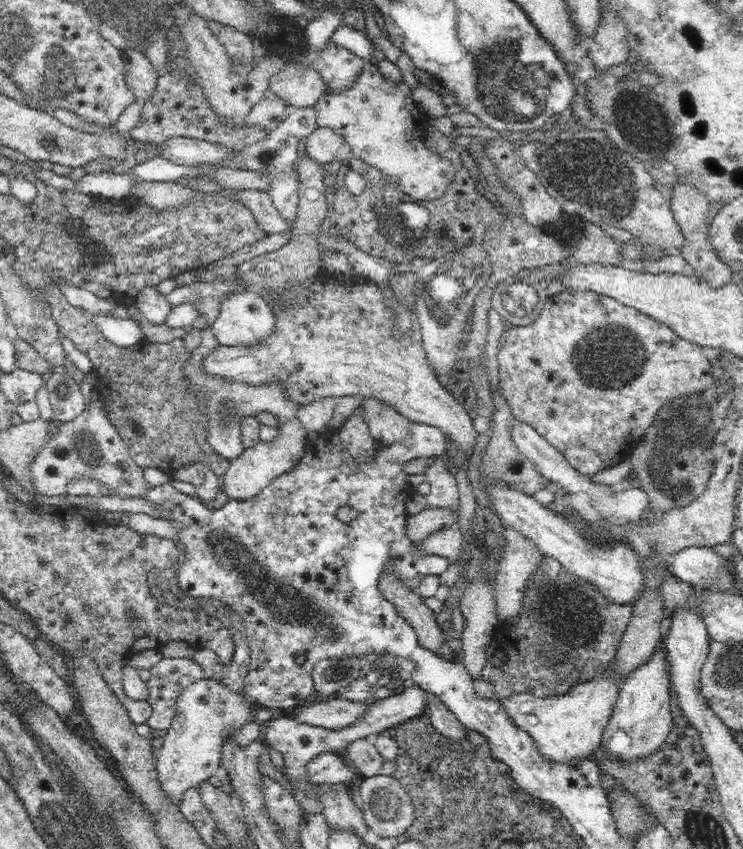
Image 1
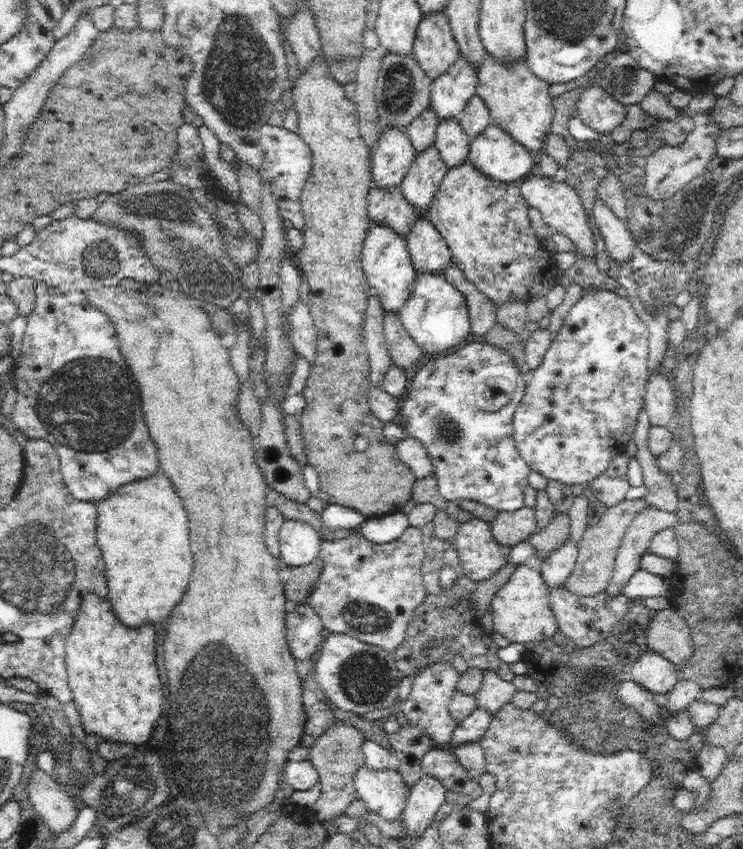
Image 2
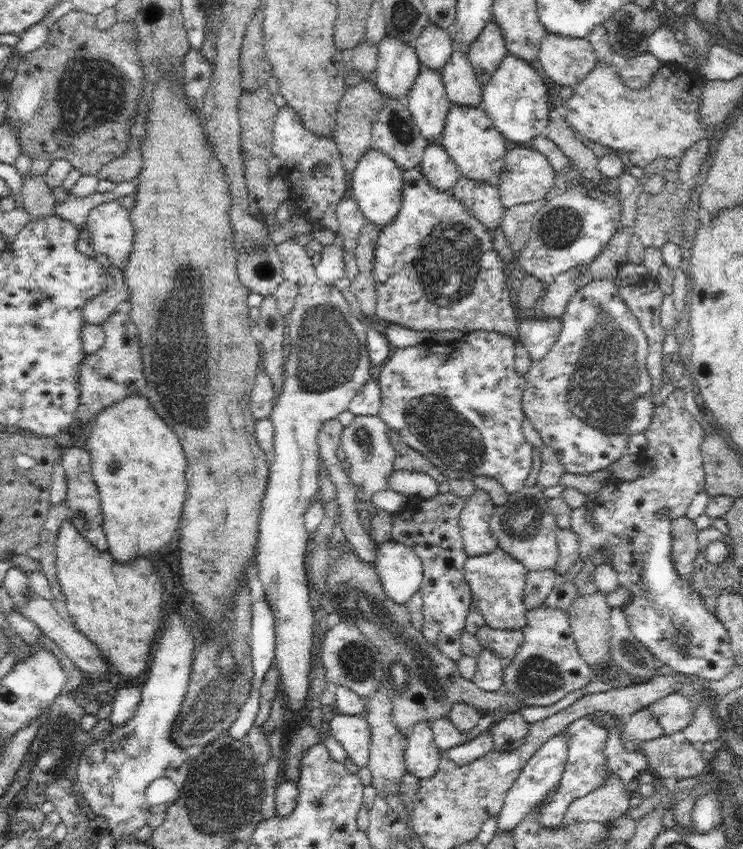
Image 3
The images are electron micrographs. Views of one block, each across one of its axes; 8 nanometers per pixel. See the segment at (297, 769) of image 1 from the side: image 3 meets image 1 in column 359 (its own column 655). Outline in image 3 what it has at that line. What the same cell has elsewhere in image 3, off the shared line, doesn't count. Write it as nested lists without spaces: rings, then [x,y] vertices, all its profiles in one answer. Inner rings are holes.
[[[645,707],[627,717],[624,724],[624,733],[621,734],[621,740],[623,741],[624,748],[633,753],[638,751],[640,744],[658,738],[662,734],[664,732],[660,722]]]

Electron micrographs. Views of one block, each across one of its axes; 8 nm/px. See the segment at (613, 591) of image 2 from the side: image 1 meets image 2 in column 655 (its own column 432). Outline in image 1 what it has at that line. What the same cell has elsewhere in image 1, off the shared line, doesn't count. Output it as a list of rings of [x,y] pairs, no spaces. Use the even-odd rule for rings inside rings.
[[[428,507],[418,514],[408,515],[406,520],[406,535],[412,543],[422,543],[428,536],[436,534],[444,526],[456,524],[456,519],[448,516],[442,507]]]

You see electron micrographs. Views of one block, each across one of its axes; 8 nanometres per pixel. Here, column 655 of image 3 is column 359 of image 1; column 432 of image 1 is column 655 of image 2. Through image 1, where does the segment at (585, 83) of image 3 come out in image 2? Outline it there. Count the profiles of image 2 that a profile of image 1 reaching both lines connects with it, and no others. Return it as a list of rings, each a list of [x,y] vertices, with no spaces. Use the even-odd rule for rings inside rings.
[[[710,112],[697,113],[692,119],[695,122],[694,130],[687,134],[682,145],[660,147],[647,161],[645,172],[648,182],[645,185],[645,192],[650,200],[662,202],[664,198],[680,192],[690,181],[703,173],[706,165],[717,153],[717,139],[721,132]]]

